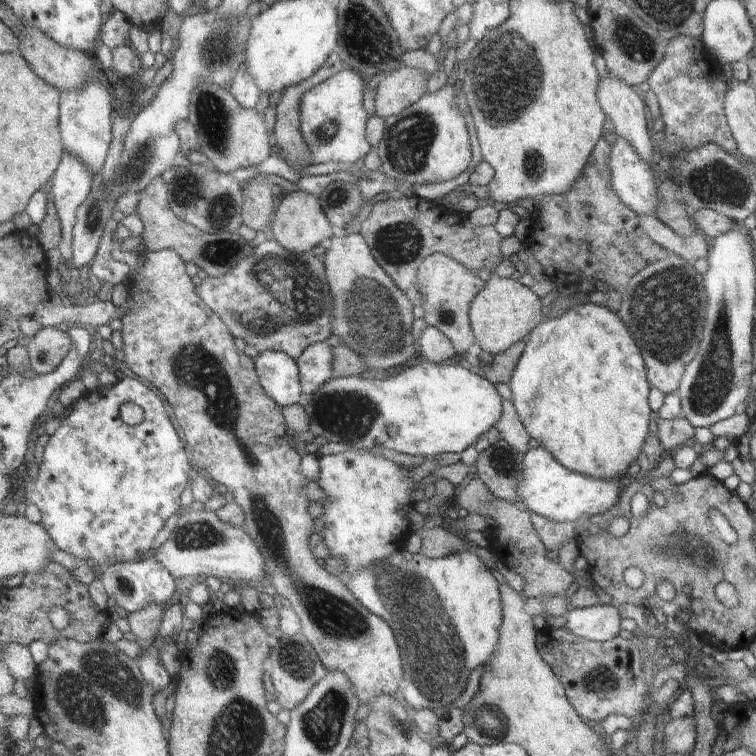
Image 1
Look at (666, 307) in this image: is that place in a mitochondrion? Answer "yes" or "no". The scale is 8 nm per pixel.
yes

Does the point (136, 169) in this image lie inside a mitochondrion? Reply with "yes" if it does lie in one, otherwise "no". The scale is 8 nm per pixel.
yes

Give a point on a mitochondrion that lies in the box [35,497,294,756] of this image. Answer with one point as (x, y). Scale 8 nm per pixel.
(81, 697)

